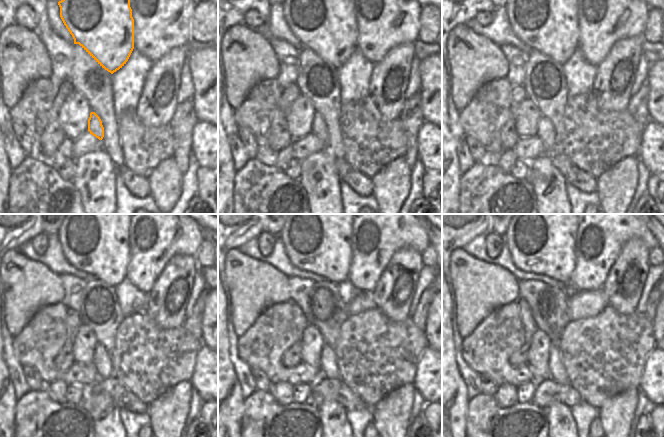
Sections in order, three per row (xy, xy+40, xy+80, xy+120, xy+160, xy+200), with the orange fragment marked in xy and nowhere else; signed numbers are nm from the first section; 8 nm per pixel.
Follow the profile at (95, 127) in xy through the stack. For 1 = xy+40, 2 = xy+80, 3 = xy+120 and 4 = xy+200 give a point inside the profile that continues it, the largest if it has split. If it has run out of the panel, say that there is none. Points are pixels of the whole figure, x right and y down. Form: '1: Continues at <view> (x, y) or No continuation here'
1: Continues at xy+40 (319, 129)
2: Continues at xy+80 (546, 133)
3: Continues at xy+120 (102, 360)
4: Continues at xy+200 (556, 370).

